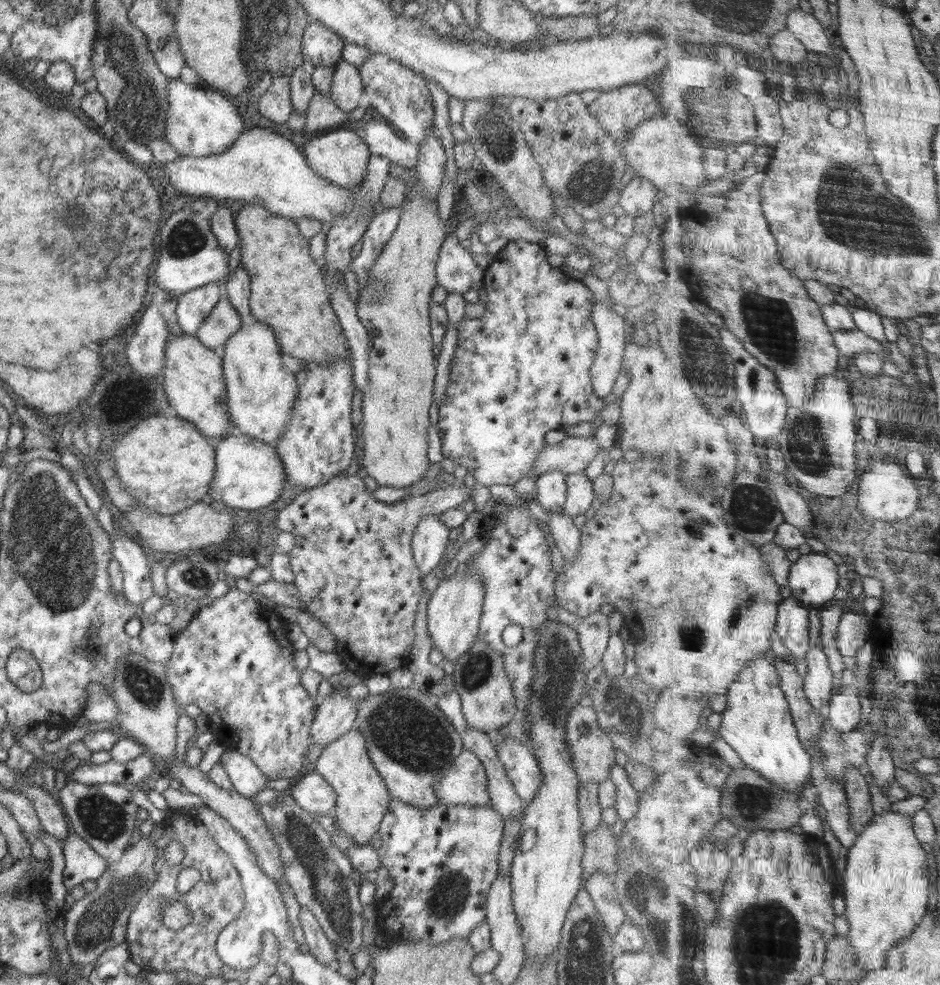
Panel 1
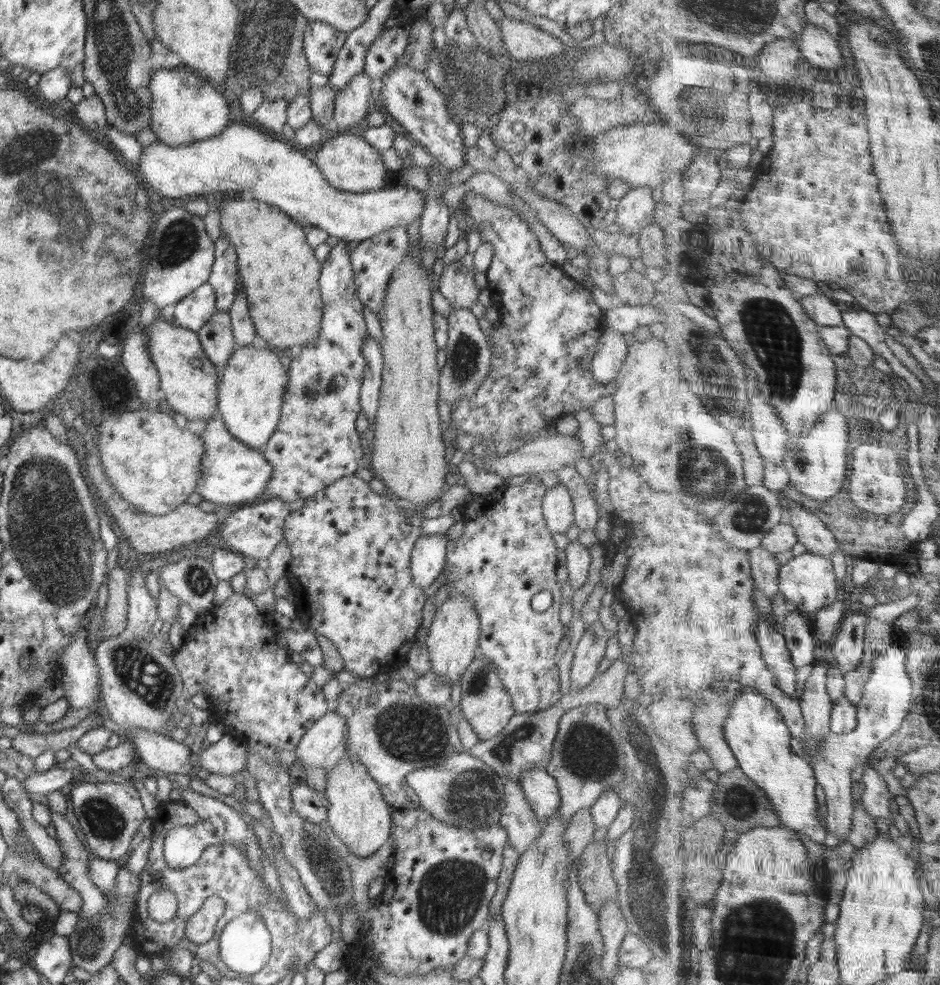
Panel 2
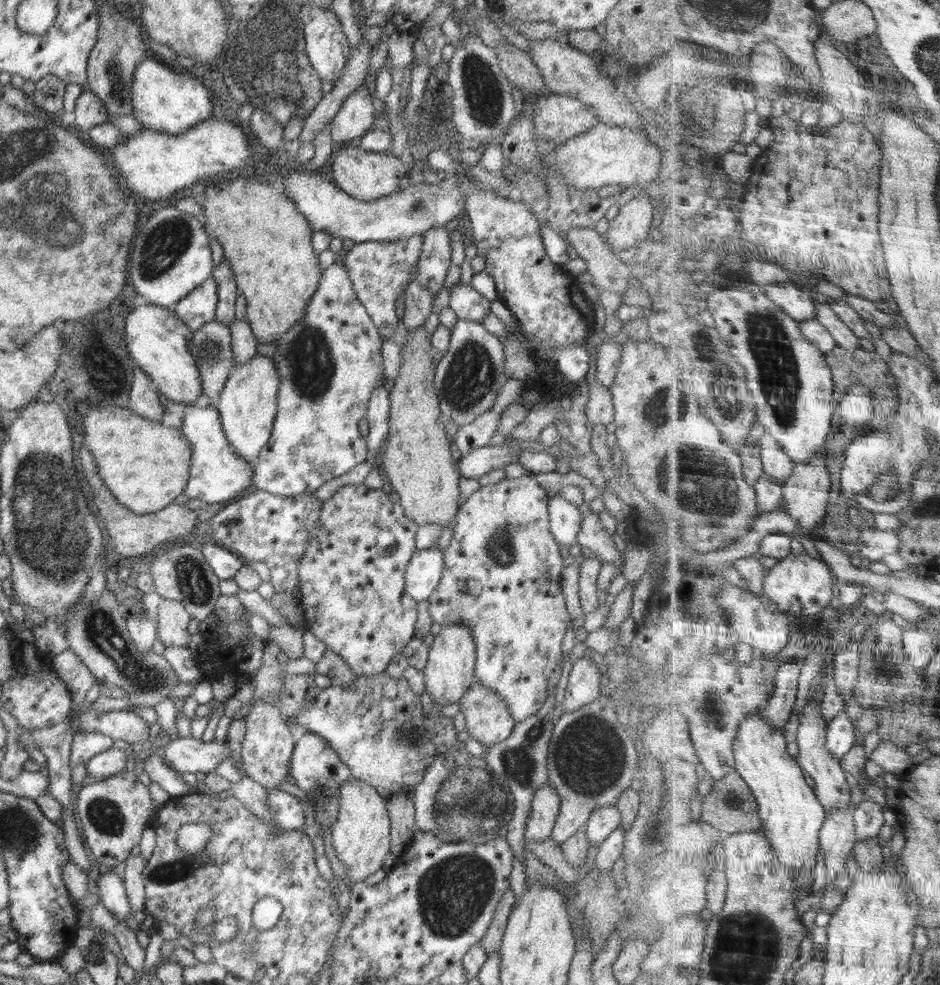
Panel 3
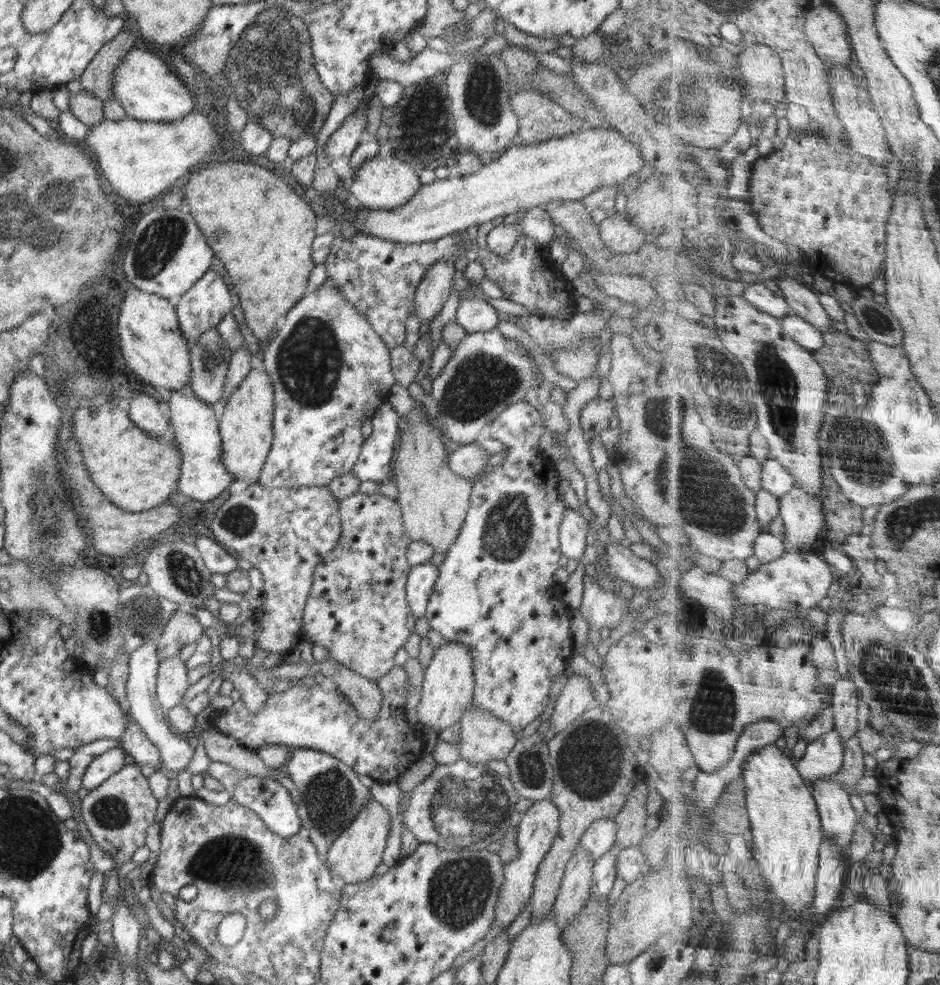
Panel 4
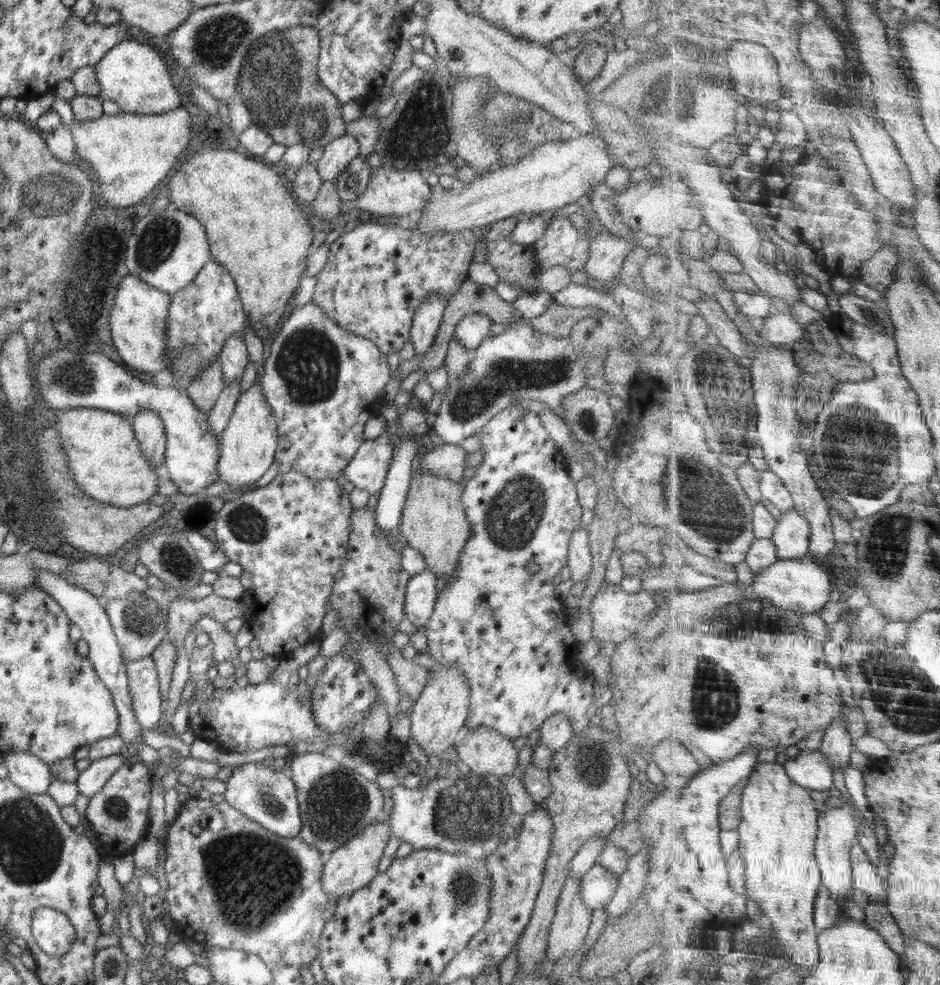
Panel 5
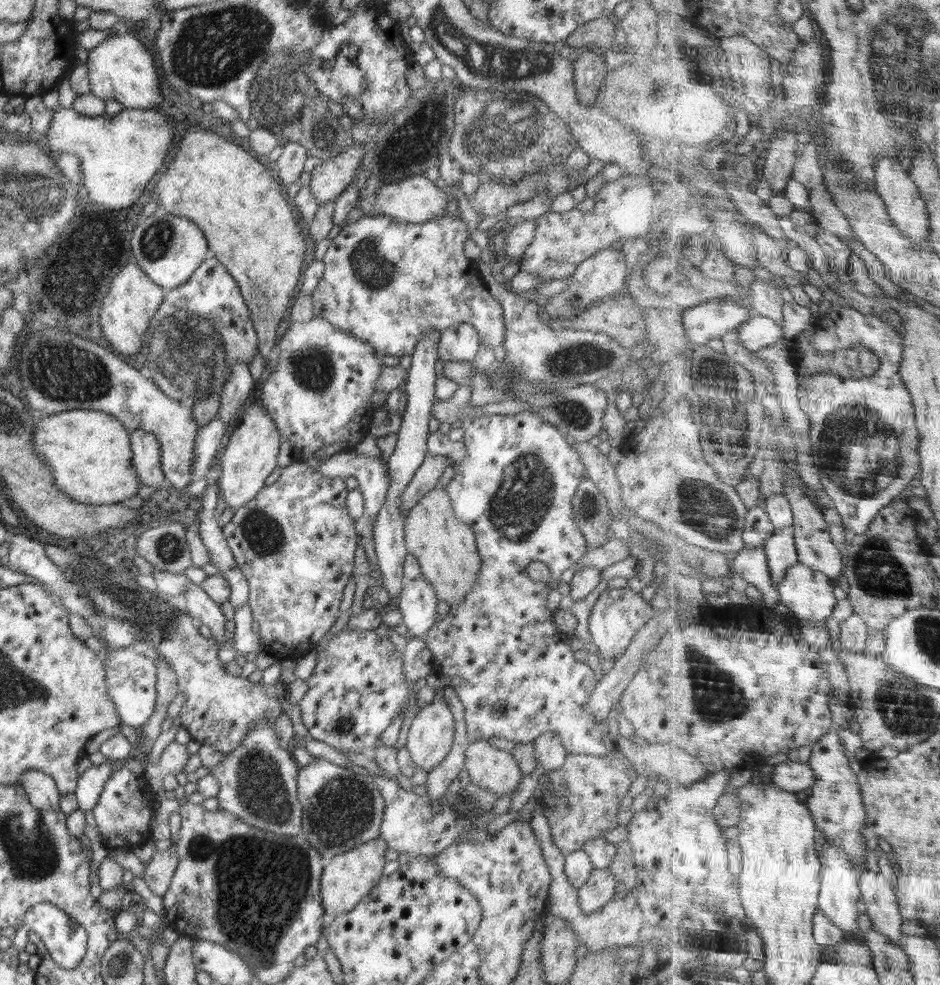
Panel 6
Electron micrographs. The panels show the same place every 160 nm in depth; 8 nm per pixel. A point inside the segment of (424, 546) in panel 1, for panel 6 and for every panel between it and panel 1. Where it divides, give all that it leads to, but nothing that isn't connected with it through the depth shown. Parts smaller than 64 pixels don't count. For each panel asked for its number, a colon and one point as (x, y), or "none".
2: (428, 557)
3: (423, 572)
4: (421, 579)
5: (420, 595)
6: (417, 602)

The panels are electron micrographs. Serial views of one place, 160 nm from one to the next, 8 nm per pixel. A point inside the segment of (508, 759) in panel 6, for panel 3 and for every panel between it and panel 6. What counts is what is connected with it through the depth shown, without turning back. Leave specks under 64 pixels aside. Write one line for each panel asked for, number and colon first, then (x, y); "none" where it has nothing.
3: (488, 720)
4: (483, 737)
5: (485, 752)

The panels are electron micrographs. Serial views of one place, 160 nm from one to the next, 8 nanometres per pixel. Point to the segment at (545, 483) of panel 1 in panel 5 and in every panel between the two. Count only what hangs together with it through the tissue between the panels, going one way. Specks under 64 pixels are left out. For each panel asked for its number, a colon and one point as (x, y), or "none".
2: (557, 506)
3: (565, 520)
4: (574, 527)
5: (580, 559)

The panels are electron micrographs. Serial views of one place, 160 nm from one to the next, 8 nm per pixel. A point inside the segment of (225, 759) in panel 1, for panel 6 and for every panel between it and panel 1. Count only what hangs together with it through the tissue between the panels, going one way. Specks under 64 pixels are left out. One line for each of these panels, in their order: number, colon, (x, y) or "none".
2: (227, 757)
3: (184, 755)
4: (175, 753)
5: (142, 677)
6: (131, 679)

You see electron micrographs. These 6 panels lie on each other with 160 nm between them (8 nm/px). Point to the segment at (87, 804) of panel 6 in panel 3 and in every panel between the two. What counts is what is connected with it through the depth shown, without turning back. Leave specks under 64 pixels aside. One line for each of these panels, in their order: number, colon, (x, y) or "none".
3: (113, 761)
4: (106, 765)
5: (90, 782)

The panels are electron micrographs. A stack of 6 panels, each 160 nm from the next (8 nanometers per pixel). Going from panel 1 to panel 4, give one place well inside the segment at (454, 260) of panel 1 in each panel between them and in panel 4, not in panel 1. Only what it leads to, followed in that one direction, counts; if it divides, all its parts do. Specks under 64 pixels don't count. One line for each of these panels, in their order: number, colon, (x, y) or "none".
2: (457, 285)
3: (467, 304)
4: (475, 315)

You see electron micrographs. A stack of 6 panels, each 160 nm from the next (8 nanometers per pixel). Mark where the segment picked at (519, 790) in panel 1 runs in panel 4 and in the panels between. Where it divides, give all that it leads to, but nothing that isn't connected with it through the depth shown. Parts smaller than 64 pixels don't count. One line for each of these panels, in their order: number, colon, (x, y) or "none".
2: (540, 789)
3: (545, 807)
4: (538, 827)

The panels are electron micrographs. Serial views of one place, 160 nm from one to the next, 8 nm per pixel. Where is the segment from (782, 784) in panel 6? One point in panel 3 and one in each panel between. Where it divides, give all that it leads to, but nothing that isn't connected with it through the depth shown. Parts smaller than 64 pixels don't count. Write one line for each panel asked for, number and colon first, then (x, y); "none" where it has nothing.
3: (842, 732)
4: (824, 758)
5: (813, 770)

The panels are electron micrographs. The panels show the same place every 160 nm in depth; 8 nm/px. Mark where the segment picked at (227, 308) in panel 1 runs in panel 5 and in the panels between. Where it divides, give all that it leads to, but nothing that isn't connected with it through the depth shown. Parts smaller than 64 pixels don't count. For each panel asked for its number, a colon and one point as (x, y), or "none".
2: (218, 343)
3: (211, 348)
4: (209, 355)
5: (207, 386)

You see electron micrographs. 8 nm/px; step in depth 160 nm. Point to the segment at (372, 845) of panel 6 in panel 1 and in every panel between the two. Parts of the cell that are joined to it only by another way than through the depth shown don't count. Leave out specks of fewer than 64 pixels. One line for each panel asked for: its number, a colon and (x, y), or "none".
1: (362, 798)
2: (356, 812)
3: (361, 837)
4: (353, 857)
5: (352, 866)

